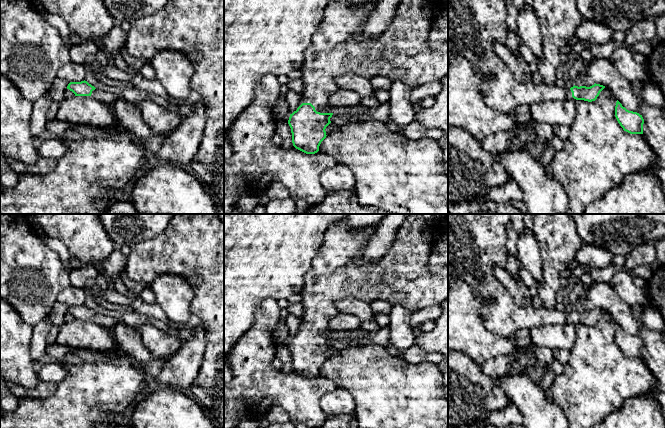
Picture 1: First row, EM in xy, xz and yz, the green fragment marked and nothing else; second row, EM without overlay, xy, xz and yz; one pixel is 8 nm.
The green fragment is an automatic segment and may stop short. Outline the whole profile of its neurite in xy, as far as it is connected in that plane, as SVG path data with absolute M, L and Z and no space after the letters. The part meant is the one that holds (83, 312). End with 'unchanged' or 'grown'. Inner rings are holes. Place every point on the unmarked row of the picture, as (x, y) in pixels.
M87 305L70 306L67 313L72 315L75 320L92 320L106 328L113 326L117 321L110 315L98 314Z; grown

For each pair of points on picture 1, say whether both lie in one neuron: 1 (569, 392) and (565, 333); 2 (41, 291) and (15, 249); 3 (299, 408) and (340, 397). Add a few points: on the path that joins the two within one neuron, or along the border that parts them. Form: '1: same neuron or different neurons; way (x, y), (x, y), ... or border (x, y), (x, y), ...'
1: different neurons; border (576, 326), (575, 342), (570, 350)
2: same neuron; way (31, 281), (15, 263), (15, 259)
3: different neurons; border (337, 387), (320, 399), (320, 408), (326, 415)

